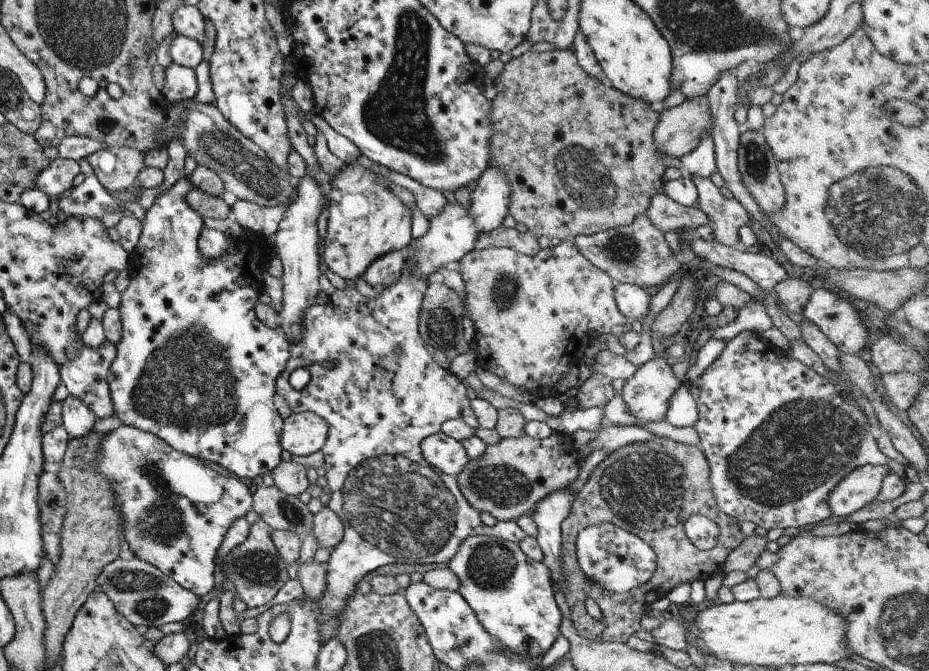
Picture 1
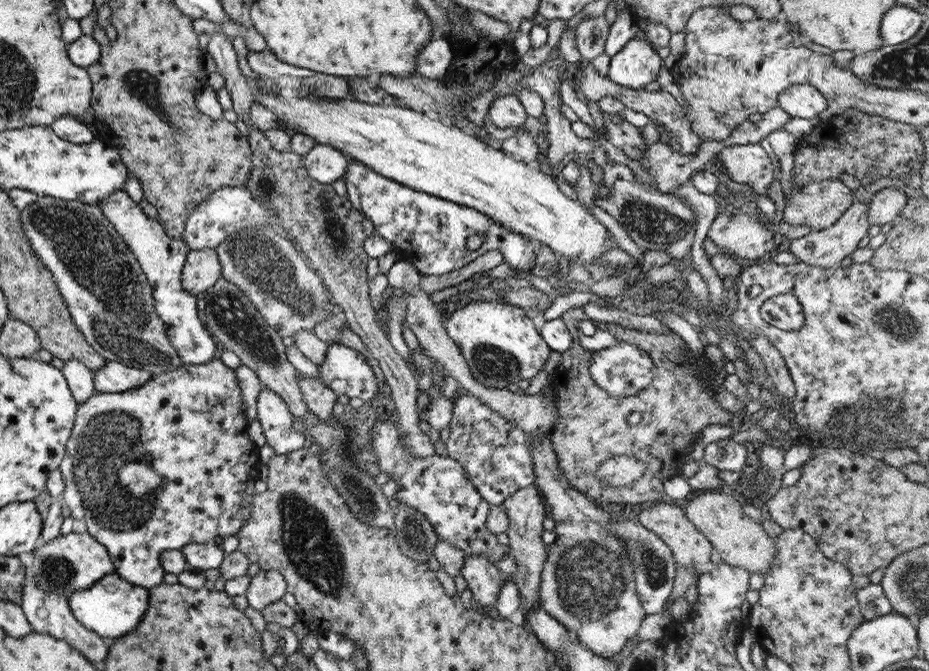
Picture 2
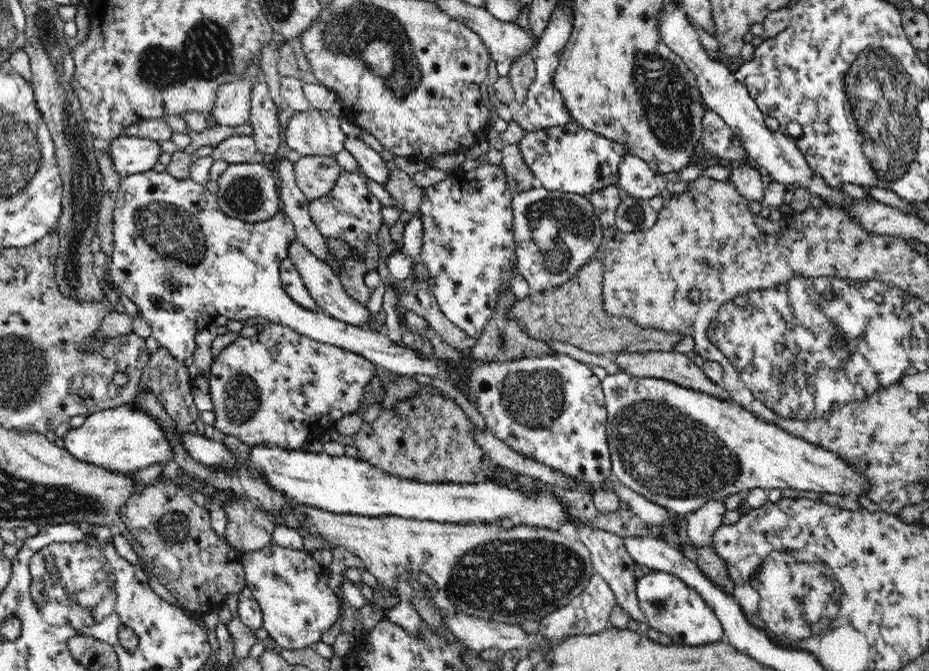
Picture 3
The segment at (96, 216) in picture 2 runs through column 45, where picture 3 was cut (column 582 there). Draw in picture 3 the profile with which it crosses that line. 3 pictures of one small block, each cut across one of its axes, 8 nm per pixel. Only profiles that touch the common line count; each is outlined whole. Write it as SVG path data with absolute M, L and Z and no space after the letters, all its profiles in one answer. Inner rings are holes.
M536 185L520 192L513 201L517 270L533 293L544 293L572 280L591 261L604 261L604 228L588 196L551 192Z

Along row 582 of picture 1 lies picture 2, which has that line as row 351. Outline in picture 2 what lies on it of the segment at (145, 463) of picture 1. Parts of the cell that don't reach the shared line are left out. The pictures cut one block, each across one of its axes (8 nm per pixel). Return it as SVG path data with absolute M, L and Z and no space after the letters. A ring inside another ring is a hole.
M121 190L99 201L97 204L103 216L113 226L119 238L131 249L133 258L137 260L152 292L155 313L162 320L165 338L178 357L187 365L199 365L213 359L215 348L209 332L201 325L197 317L197 296L189 294L181 288L181 270L188 254L188 248L182 239L167 237L159 220L151 220L145 216L141 208L133 203Z

